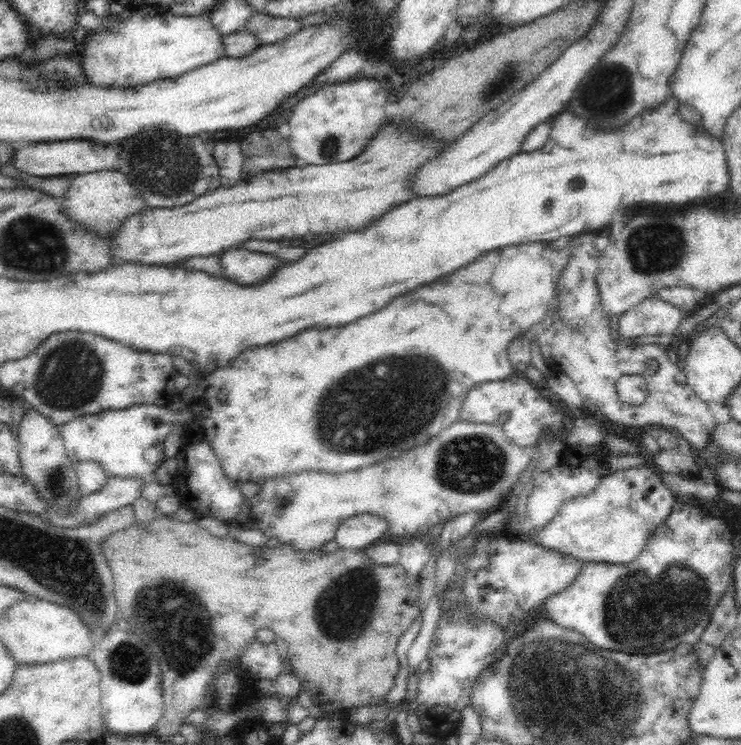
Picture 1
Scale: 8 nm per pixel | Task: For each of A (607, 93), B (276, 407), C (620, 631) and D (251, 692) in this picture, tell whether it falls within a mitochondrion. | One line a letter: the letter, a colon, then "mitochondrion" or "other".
A: mitochondrion
B: other
C: mitochondrion
D: other

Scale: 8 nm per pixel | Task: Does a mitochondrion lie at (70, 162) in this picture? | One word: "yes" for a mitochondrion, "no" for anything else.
no

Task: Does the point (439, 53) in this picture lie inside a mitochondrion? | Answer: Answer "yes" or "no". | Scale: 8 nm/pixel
no

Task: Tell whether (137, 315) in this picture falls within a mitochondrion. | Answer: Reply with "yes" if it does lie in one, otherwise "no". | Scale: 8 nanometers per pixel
no

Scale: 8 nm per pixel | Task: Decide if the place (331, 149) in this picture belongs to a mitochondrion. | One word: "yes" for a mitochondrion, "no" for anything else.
yes

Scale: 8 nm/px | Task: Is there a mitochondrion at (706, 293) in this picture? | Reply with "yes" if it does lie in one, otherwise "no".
no

